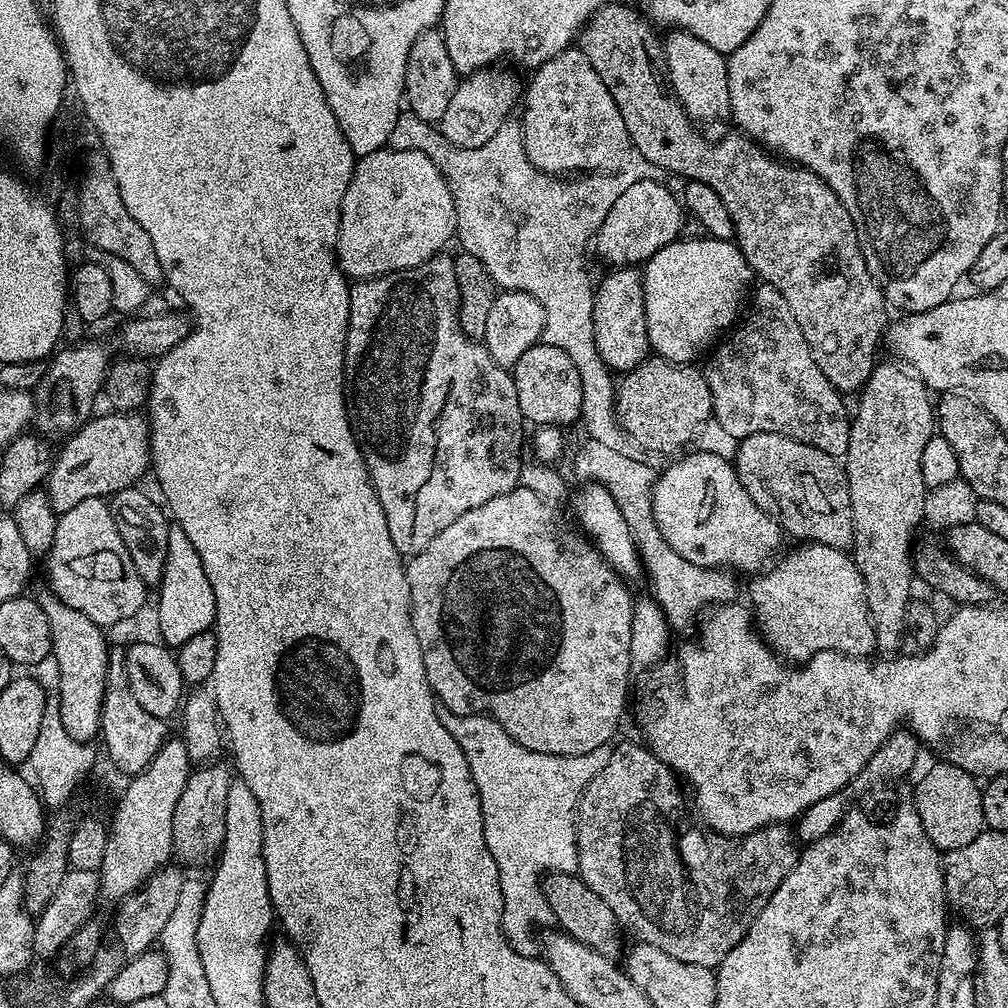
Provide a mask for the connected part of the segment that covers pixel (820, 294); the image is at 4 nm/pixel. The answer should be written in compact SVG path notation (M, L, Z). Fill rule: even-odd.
M610 2L590 17L578 37L580 52L586 54L590 66L594 66L594 74L598 74L598 78L602 78L602 86L606 86L606 90L610 90L610 98L614 98L614 106L618 106L618 114L622 114L622 122L626 122L631 147L635 151L636 148L640 151L638 152L639 159L652 163L661 173L673 172L676 176L684 176L685 181L697 180L702 182L706 186L710 186L714 190L714 194L718 194L718 198L722 198L722 203L726 205L726 210L730 210L730 218L734 222L734 230L736 231L734 243L736 247L740 249L748 265L752 267L753 273L763 283L774 286L774 290L778 290L778 294L782 294L782 298L786 298L786 306L790 306L790 314L794 314L794 322L798 322L798 330L802 330L802 338L806 338L806 342L814 354L814 362L818 362L818 370L822 370L822 374L826 374L826 378L834 385L837 392L841 394L859 393L878 363L876 347L879 344L881 347L882 341L885 339L886 329L890 323L890 317L888 317L890 308L884 299L884 291L880 288L880 283L872 277L872 271L866 266L864 251L846 206L842 206L838 194L834 194L834 190L830 190L828 183L822 178L818 178L818 174L814 174L809 168L801 168L798 164L781 162L773 153L753 142L749 136L745 136L739 130L731 130L732 132L726 133L721 140L707 140L700 133L703 131L693 121L689 120L684 108L673 96L664 66L664 46L661 37L659 35L656 37L652 33L654 31L653 25L641 13L640 16L634 9L627 8L624 4Z

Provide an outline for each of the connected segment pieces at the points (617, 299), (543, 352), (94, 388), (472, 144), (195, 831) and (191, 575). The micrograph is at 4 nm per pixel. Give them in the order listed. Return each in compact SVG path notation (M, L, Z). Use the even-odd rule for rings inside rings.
M636 266L612 268L595 285L594 346L602 362L613 373L632 372L643 360L649 359L650 345L646 330L646 306L644 305L644 277Z
M541 342L530 346L510 371L514 390L518 390L518 406L529 425L565 426L581 419L582 378L578 378L578 366L570 362L570 354Z
M80 344L77 348L68 348L65 352L57 351L45 367L42 382L34 389L35 407L38 409L39 431L45 437L67 437L69 434L93 419L92 407L96 396L101 395L104 376L108 373L110 359L108 352L100 344Z
M500 66L481 68L479 72L472 72L457 83L454 98L450 98L450 102L446 106L446 114L442 114L442 118L438 122L440 133L447 138L451 147L477 148L478 146L486 146L486 142L490 142L490 138L494 138L494 134L498 134L498 130L504 125L505 120L513 115L512 107L515 104L517 107L522 96L522 84L519 84L510 73L503 72L502 69L503 67Z
M208 762L193 770L186 782L186 790L182 790L182 798L178 798L174 806L172 851L181 865L193 864L196 868L202 867L203 864L211 865L217 859L220 846L224 842L226 796L230 794L234 772L229 765L228 769L220 763Z
M175 522L169 523L168 528L169 549L166 553L165 573L158 587L160 598L155 604L161 622L163 643L179 646L215 625L216 603L214 586L210 586L210 578L206 578L206 570L202 570L202 558L198 558L198 550L194 550L190 538L186 538L186 530L182 530L182 526Z

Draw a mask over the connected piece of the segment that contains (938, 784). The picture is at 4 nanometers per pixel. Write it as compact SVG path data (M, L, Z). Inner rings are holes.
M954 762L936 764L916 784L916 793L910 796L912 805L916 807L918 818L922 818L922 830L926 830L926 838L941 853L958 850L962 846L970 846L980 832L985 831L982 818L982 791L977 777L959 768Z

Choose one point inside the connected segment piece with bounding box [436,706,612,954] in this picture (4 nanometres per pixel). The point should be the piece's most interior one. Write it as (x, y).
(528, 799)

